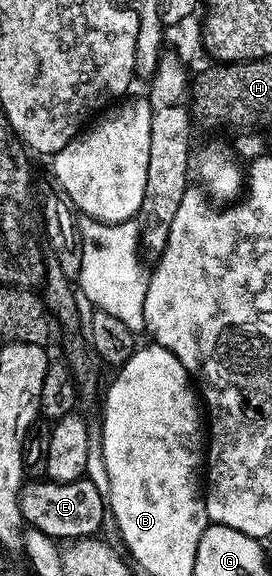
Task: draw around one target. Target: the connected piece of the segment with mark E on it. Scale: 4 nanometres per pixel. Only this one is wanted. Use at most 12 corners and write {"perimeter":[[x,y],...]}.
{"perimeter":[[28,479],[20,516],[48,537],[99,534],[106,497],[93,481]]}

